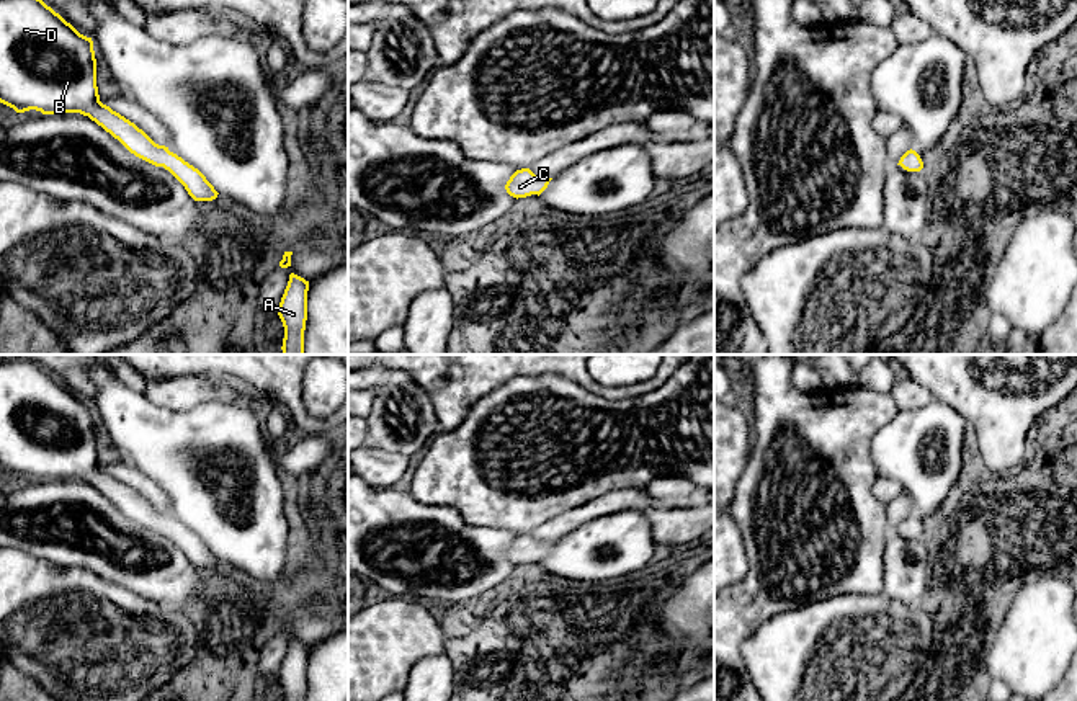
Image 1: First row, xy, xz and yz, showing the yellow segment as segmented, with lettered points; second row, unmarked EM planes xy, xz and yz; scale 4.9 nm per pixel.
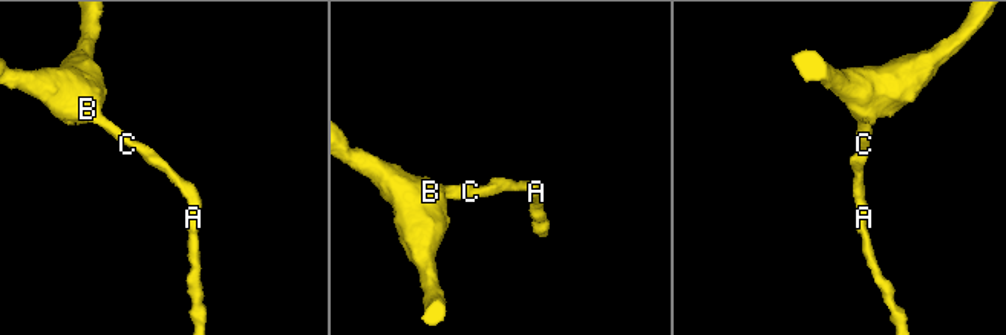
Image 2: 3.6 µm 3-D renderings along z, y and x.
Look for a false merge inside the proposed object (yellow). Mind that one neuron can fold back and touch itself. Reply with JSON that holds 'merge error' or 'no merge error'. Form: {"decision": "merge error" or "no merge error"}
{"decision": "no merge error"}

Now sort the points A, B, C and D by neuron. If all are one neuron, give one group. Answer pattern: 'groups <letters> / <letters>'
groups A B C D

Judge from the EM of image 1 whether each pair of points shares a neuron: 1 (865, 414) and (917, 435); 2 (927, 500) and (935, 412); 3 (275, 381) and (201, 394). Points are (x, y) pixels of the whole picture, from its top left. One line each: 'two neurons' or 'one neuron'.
1: two neurons
2: one neuron
3: two neurons

